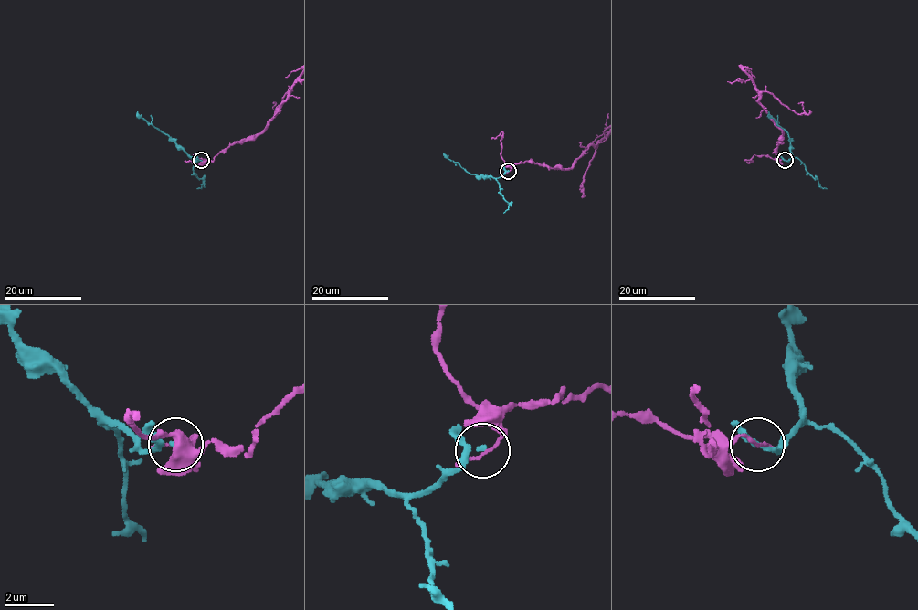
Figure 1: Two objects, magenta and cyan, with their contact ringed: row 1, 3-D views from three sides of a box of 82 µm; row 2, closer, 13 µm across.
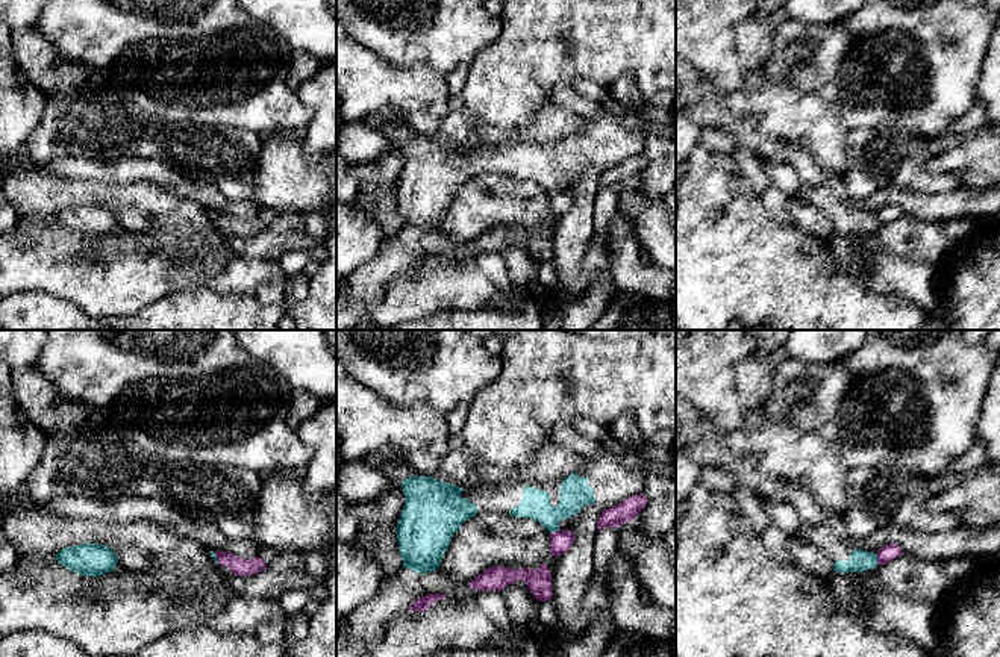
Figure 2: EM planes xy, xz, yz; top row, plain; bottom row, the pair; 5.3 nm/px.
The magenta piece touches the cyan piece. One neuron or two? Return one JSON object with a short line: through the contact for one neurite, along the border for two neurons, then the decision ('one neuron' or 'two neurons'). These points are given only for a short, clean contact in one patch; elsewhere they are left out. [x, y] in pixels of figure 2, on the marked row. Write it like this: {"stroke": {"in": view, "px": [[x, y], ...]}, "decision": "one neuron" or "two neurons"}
{"stroke": {"in": "yz", "px": [[876, 554], [878, 565]]}, "decision": "two neurons"}

